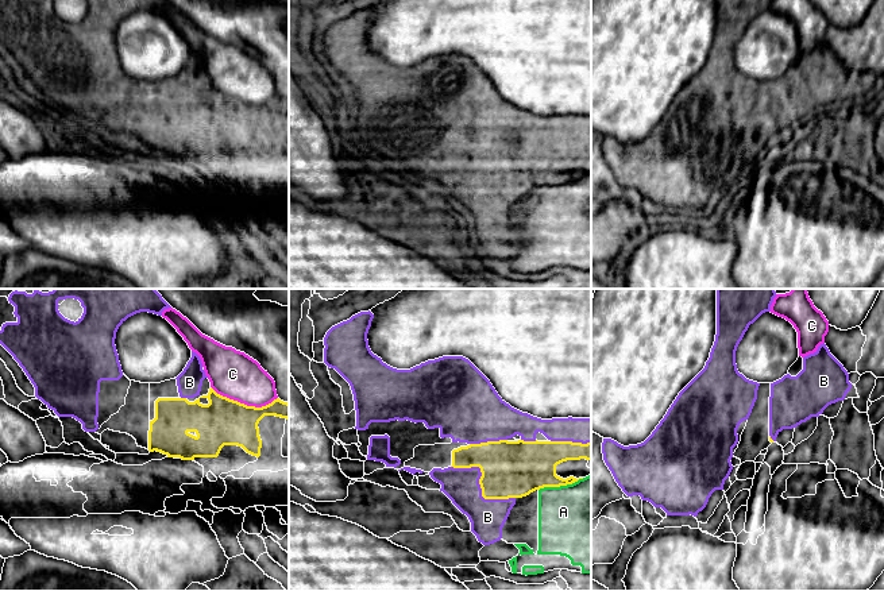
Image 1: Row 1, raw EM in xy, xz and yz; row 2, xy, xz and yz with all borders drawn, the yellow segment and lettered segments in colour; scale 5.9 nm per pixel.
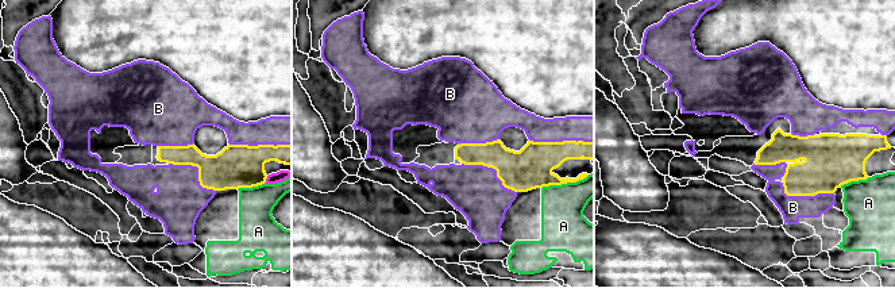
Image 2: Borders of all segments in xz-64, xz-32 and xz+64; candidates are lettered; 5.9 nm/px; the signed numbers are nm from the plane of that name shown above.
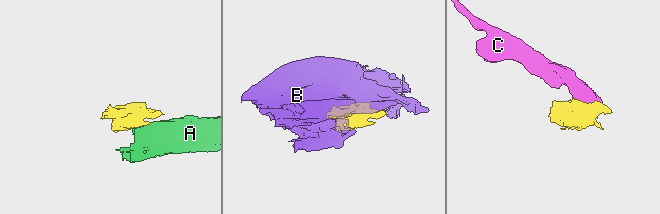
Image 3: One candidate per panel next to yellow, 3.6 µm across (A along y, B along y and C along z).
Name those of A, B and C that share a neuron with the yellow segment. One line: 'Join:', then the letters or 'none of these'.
Join: B

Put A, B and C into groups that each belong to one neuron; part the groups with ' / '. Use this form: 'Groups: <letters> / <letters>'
Groups: A / B / C

